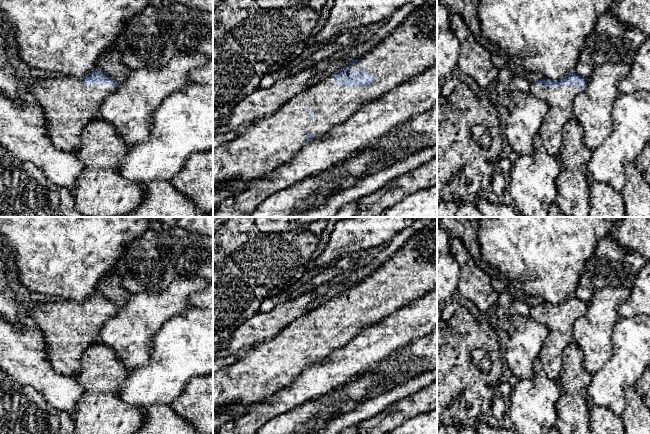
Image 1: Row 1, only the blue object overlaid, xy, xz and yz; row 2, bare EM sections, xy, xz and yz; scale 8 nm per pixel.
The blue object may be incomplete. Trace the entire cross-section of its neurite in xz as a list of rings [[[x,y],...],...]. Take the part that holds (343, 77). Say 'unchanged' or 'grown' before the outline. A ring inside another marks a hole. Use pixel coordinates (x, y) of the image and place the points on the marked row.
grown; [[[428,0],[413,10],[387,37],[360,59],[349,62],[344,68],[308,90],[297,94],[274,114],[245,127],[234,140],[213,150],[213,189],[219,183],[244,182],[248,185],[267,176],[280,165],[291,160],[314,137],[324,135],[344,122],[359,107],[390,91],[398,84],[417,75],[437,61],[437,0]]]

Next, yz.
grown; [[[575,71],[567,73],[558,81],[544,77],[532,83],[530,93],[548,105],[548,112],[539,129],[539,135],[546,151],[551,156],[558,156],[563,129],[573,117],[575,97],[586,87],[587,79]]]

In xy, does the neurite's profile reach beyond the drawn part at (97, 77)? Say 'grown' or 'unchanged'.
grown

